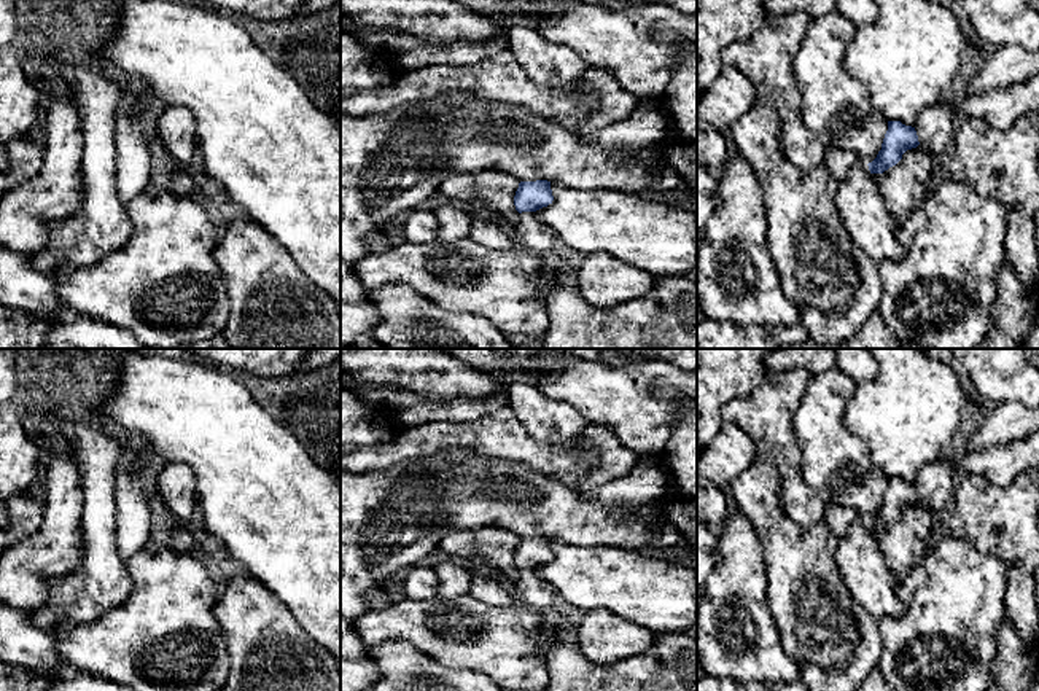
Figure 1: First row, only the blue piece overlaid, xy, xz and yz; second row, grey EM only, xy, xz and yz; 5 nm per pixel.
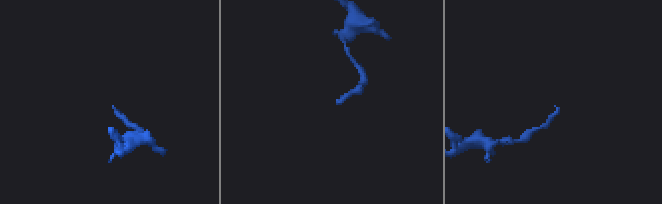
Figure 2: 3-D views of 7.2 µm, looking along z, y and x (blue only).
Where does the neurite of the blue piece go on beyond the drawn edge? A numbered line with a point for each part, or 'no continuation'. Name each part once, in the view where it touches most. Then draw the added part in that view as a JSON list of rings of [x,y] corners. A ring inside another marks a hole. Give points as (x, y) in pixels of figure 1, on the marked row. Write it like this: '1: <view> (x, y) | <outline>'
1: yz (936, 124) | [[[1039,73],[1023,83],[990,91],[980,96],[966,96],[963,100],[940,100],[924,108],[915,123],[918,142],[931,158],[942,161],[951,150],[956,124],[979,118],[985,124],[1006,131],[1020,116],[1039,108]]]

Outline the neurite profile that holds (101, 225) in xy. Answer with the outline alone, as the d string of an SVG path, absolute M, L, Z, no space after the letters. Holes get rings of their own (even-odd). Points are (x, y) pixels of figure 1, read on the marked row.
M68 57L45 62L56 76L67 81L84 137L81 204L67 218L48 224L46 247L30 258L35 271L57 280L121 248L132 234L132 218L116 188L118 81L92 64Z

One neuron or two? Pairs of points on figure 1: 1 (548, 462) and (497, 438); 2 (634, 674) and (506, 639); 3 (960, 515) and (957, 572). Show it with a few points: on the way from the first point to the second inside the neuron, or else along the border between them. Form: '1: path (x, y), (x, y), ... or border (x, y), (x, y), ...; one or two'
1: path (535, 452), (509, 441); one
2: border (559, 645), (548, 656), (549, 674); two
3: border (945, 532), (992, 554); two

